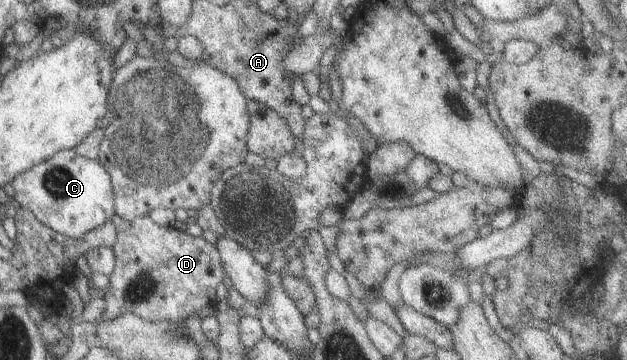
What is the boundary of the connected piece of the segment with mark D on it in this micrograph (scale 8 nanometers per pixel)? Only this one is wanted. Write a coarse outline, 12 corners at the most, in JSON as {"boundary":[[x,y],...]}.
{"boundary":[[147,215],[110,217],[95,324],[179,325],[214,305],[214,244]]}

